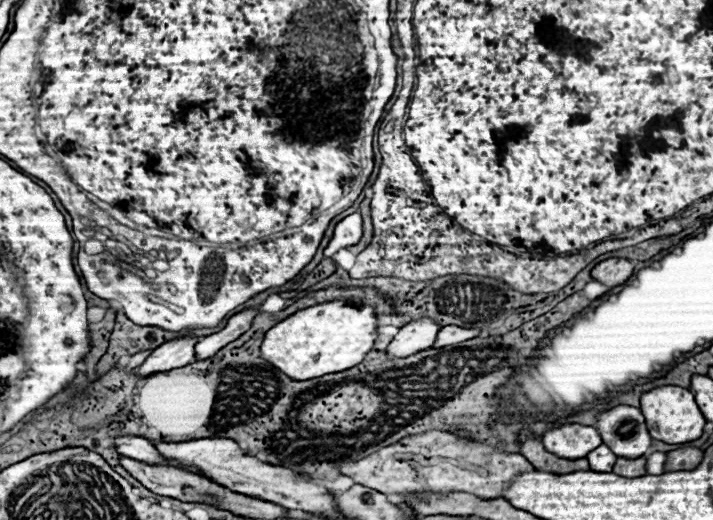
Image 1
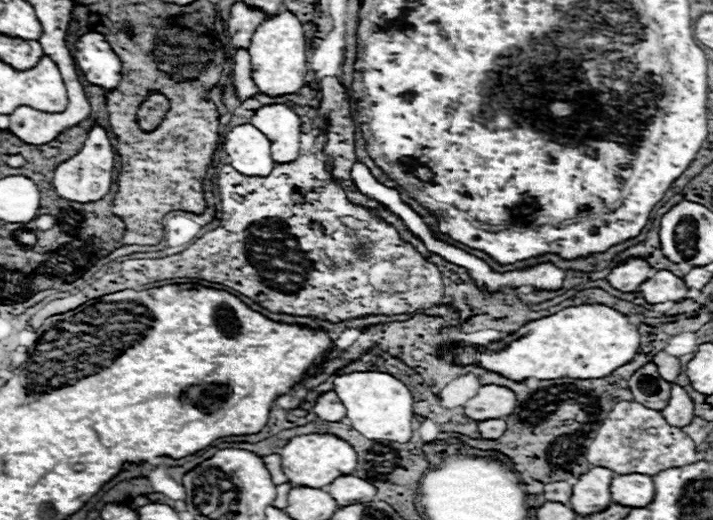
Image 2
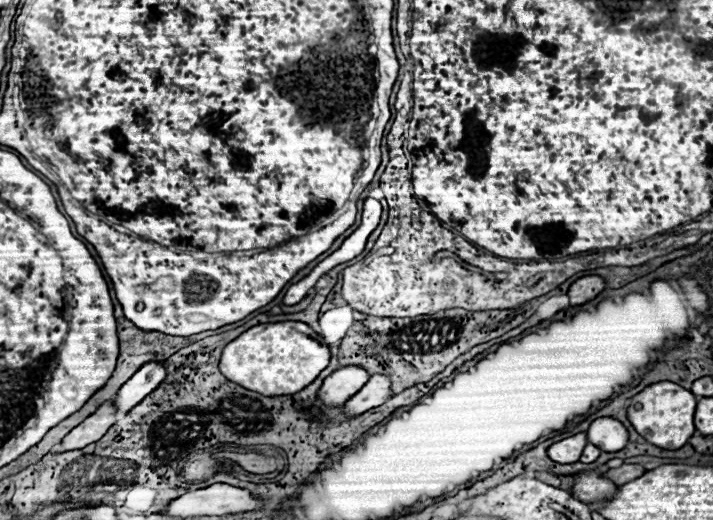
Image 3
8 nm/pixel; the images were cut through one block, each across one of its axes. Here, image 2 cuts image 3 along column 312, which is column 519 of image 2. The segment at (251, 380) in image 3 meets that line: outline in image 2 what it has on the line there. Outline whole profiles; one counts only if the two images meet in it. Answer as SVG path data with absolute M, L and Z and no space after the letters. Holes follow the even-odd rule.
M582 304L564 308L552 316L524 324L518 332L502 340L500 344L486 346L484 352L464 348L458 354L460 364L482 364L486 370L504 374L510 380L522 378L604 378L616 368L628 364L640 348L640 332L632 328L628 316L604 306Z

